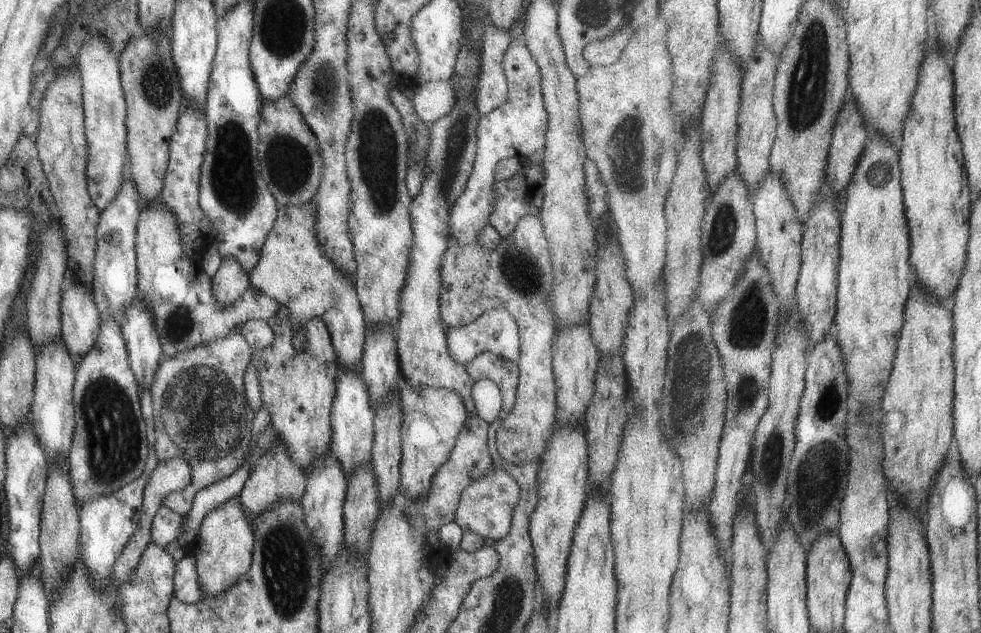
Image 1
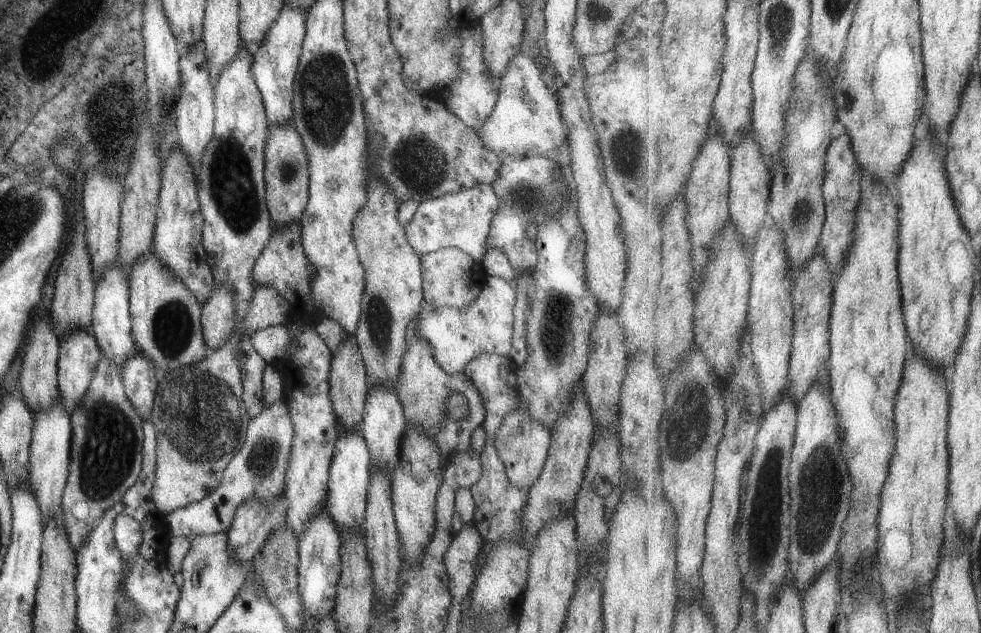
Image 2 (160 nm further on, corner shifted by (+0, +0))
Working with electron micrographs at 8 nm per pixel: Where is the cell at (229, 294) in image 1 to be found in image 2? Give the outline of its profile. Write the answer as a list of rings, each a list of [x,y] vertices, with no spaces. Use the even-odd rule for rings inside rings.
[[[224,285],[215,287],[201,305],[200,328],[207,350],[219,348],[234,330],[235,302]]]

